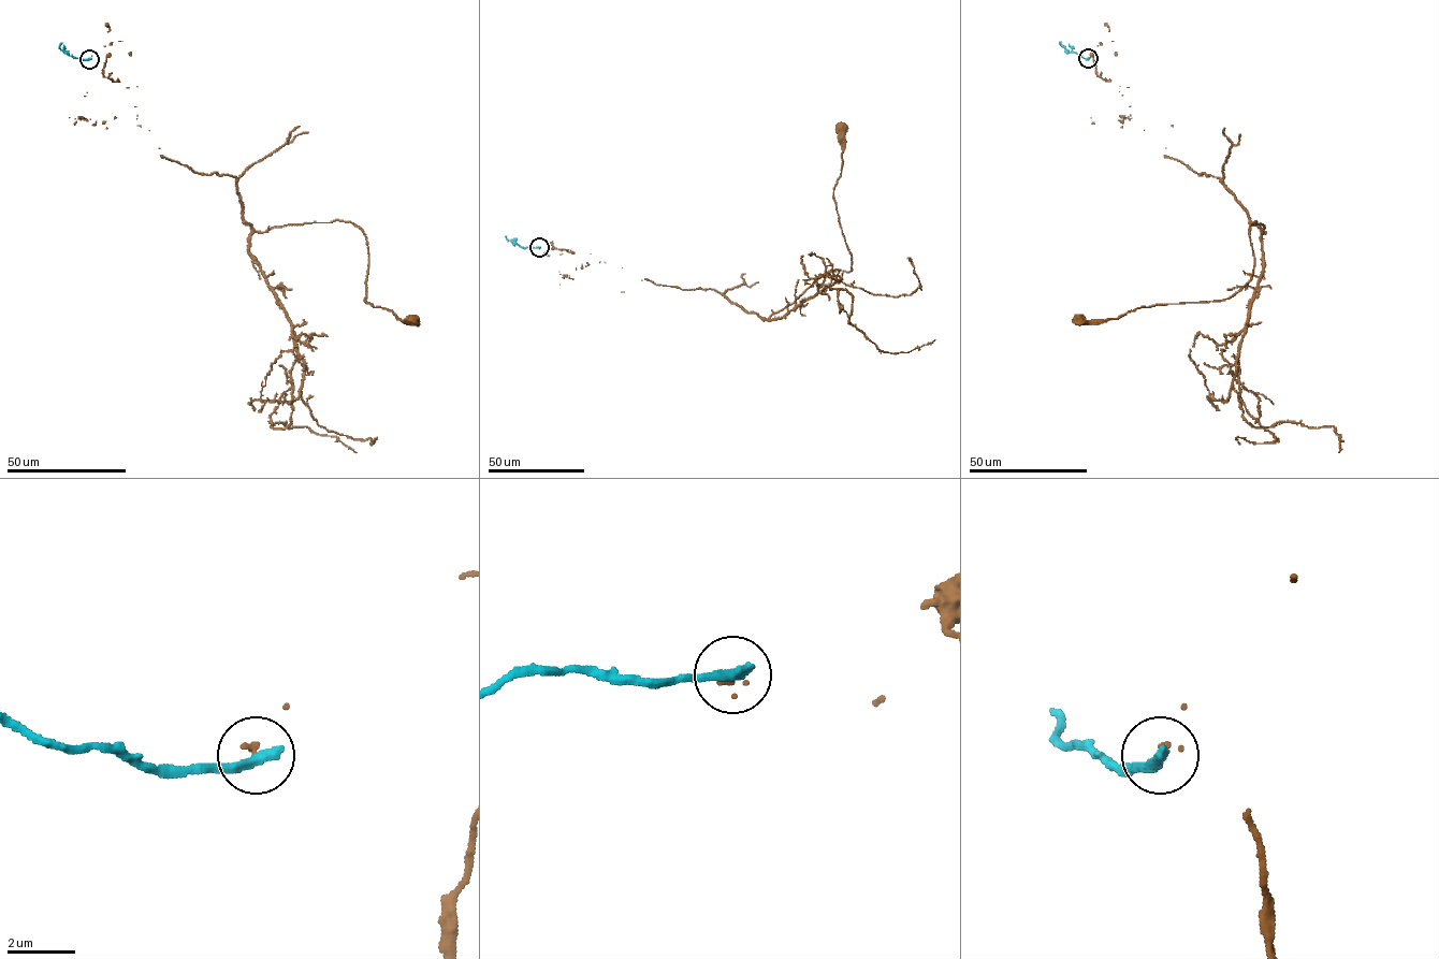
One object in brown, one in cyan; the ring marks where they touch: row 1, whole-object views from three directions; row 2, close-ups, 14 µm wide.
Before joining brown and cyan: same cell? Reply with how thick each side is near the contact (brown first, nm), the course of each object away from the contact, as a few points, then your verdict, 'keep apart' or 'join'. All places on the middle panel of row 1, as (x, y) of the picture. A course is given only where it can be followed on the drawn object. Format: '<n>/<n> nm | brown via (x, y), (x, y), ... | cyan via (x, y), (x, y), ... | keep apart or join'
110/360 nm | brown via (539, 247), (656, 284), (711, 289), (767, 319), (829, 271), (852, 270), (833, 195), (841, 127) | cyan via (539, 247), (521, 247), (506, 236) | keep apart

